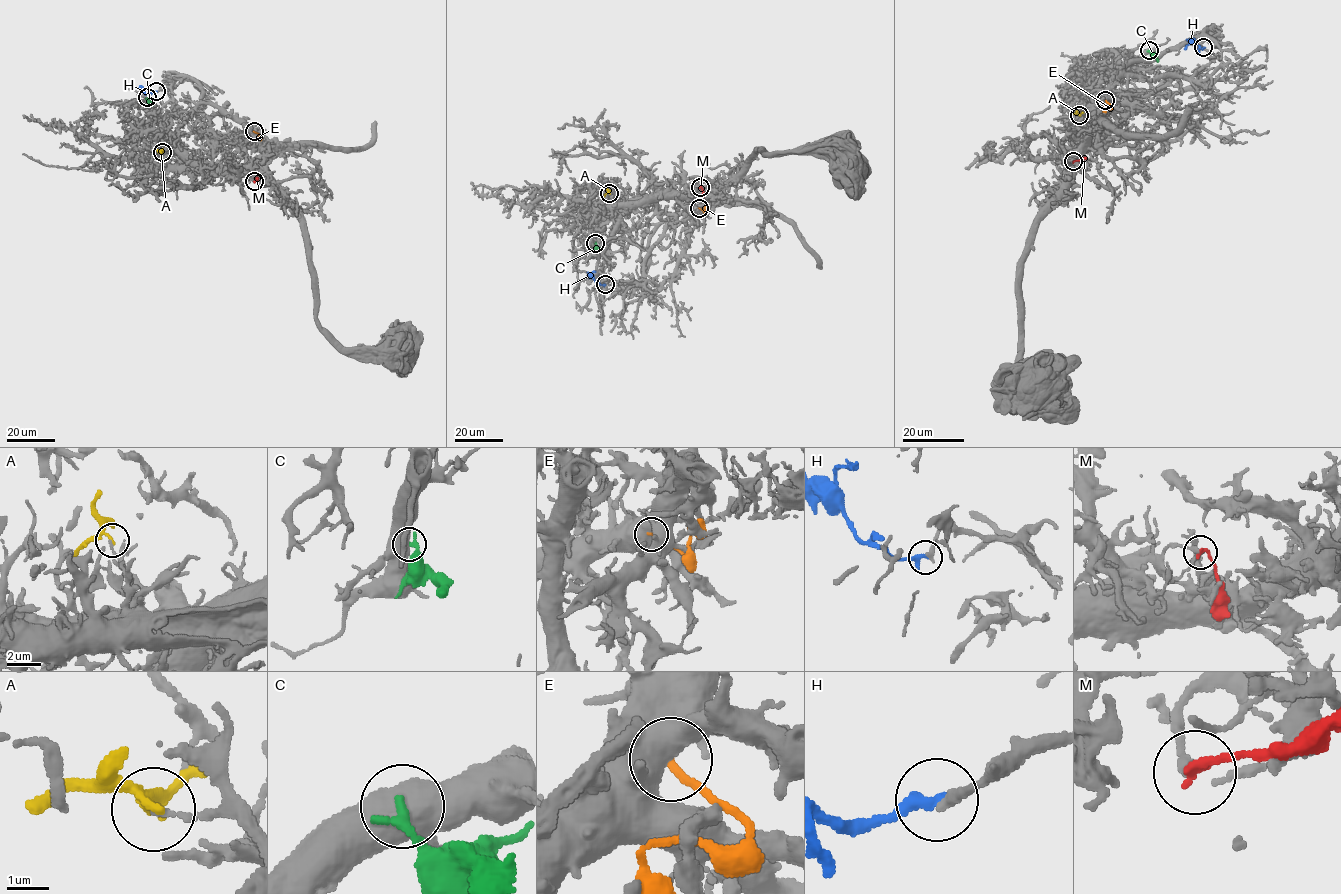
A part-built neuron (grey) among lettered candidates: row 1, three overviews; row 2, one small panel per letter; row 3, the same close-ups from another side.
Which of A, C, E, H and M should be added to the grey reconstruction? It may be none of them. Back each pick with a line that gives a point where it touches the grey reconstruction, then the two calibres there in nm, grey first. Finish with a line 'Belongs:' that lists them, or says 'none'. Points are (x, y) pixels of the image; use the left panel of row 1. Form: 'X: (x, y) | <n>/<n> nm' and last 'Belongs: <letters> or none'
Belongs: none

